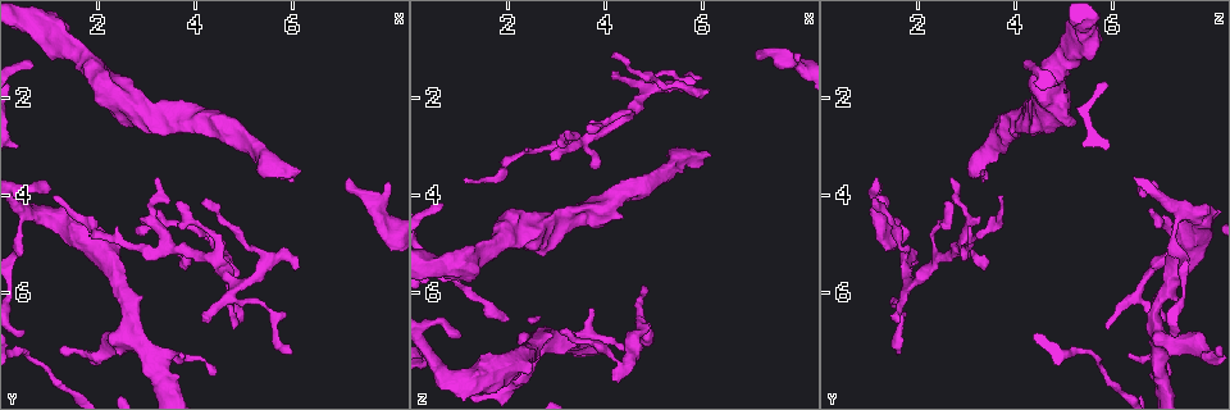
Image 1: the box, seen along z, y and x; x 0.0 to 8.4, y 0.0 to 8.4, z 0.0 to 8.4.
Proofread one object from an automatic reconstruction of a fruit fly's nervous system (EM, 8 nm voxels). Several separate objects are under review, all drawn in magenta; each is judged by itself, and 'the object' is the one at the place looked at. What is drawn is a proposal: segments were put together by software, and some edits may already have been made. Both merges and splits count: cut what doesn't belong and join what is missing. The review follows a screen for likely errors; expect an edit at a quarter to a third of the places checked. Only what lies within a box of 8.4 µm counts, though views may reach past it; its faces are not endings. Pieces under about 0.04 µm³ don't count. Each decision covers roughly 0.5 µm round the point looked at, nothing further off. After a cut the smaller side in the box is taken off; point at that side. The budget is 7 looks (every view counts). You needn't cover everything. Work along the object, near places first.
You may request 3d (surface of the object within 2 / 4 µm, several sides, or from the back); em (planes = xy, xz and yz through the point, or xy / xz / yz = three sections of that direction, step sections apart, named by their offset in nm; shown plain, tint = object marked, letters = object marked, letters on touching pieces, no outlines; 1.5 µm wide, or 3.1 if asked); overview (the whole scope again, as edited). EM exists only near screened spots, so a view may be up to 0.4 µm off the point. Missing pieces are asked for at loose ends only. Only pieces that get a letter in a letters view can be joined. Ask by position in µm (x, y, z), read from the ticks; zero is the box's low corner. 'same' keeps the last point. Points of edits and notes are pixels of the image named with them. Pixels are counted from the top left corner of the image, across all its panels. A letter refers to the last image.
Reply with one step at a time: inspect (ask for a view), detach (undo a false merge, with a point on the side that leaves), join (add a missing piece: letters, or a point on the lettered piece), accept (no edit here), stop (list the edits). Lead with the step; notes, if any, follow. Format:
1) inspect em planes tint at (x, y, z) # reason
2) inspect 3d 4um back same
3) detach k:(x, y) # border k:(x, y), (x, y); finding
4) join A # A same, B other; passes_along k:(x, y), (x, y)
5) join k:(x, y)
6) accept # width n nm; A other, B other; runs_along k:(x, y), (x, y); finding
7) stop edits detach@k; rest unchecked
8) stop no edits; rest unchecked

inspect 3d 2um at (6.05, 3.75, 3.35) # end of a long branch

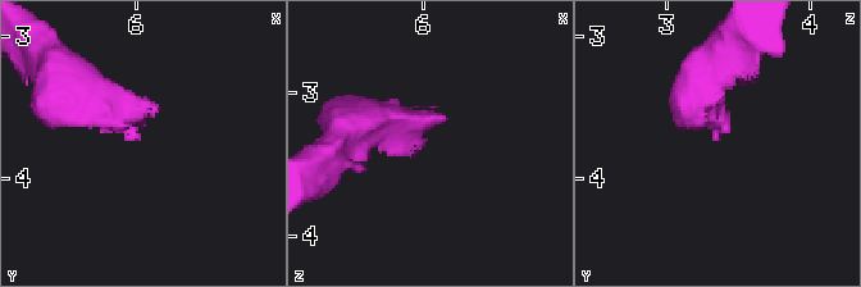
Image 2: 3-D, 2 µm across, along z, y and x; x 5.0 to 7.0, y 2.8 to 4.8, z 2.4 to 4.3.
inspect em planes letters at (6.02, 3.72, 3.36) # now the EM

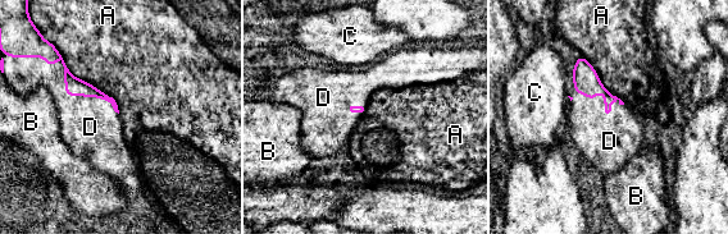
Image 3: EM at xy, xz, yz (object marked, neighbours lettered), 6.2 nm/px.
join D # A other, B other, C other, D same; it goes on there

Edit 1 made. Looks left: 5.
inspect 3d 4um at (3.65, 5.40, 3.35) # branch stops here

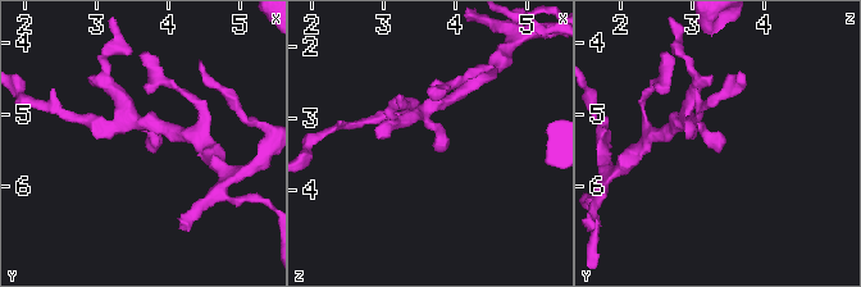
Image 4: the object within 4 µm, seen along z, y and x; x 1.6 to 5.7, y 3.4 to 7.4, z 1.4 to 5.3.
inspect em xy step 8 tint at (3.65, 5.45, 3.35)

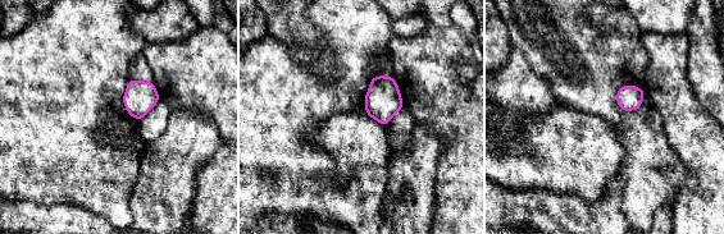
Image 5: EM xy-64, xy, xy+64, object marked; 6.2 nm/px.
inspect em planes letters same # another direction

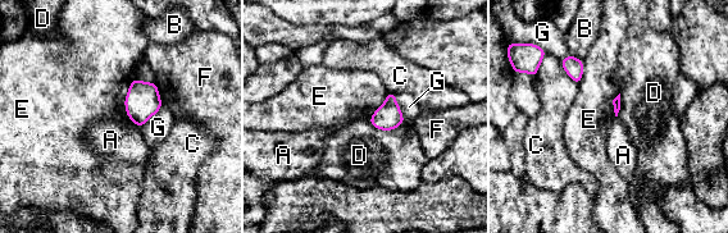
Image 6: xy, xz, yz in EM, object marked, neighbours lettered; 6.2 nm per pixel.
accept # A other, B other, C other, D other, E other, F other, G other; border 6:(132, 78), (124, 112), (136, 124); none of them fits

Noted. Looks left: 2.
inspect em planes letters at (4.15, 6.55, 1.60) # branch stops here

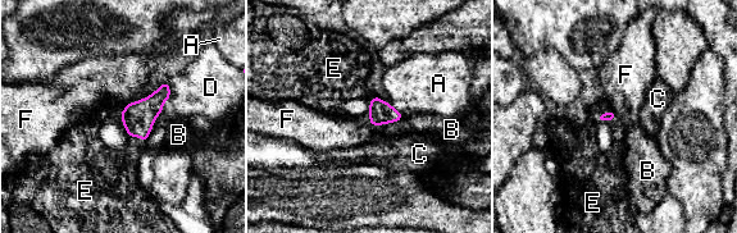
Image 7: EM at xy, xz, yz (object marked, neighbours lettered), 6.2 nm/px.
join E # A other, B other, C other, D other, E same, F other; passes_along 7:(610, 115), (603, 114), (576, 144); it goes on there

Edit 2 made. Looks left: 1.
stop edits join@3, join@7; rest unchecked

